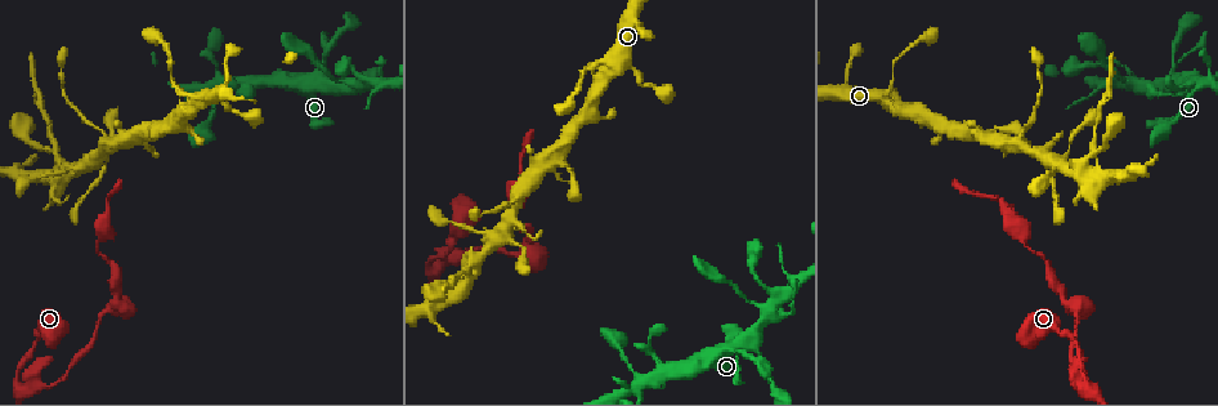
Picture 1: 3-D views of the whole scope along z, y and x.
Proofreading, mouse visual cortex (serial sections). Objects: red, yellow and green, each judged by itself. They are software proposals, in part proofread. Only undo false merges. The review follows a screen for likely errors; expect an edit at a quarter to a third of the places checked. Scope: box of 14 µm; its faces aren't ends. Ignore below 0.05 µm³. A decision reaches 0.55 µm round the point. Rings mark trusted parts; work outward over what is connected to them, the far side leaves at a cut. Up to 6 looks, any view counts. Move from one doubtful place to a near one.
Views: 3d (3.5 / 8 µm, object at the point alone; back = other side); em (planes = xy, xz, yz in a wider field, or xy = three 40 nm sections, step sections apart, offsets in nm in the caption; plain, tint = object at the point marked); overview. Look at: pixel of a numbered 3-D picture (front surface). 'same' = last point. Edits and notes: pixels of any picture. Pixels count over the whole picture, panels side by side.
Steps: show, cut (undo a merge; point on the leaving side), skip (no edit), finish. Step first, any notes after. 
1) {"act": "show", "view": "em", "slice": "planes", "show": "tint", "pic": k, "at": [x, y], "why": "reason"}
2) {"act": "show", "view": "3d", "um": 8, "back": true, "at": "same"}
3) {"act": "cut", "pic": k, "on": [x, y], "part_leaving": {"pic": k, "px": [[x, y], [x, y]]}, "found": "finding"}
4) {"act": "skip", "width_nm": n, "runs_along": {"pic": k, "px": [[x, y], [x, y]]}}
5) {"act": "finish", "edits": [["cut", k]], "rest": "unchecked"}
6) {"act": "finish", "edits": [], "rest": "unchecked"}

{"act": "show", "view": "3d", "um": 3.5, "pic": 1, "at": [106, 141], "why": "three arms meet"}

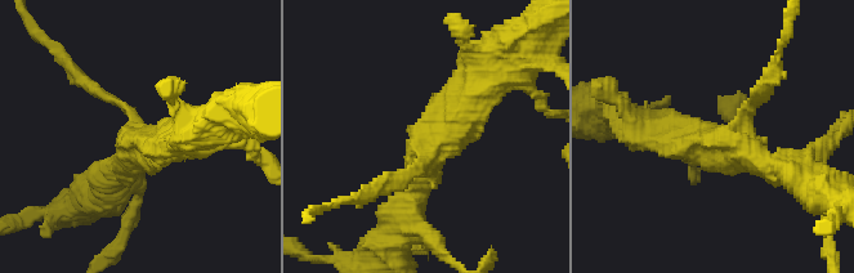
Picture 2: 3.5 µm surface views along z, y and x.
{"act": "show", "view": "em", "slice": "xy", "step": 1, "show": "tint", "pic": 2, "at": [431, 159], "arms": 3, "arm_widths_nm": [150, 400, 500]}

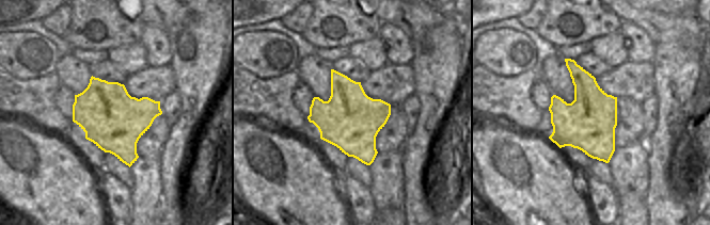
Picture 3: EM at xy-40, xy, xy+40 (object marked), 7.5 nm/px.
{"act": "skip", "width_nm": 460, "runs_along": {"pic": 2, "px": [[481, 92], [425, 160], [402, 227]]}, "found": "all the same cell"}

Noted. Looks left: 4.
{"act": "show", "view": "3d", "um": 3.5, "back": true, "pic": 1, "at": [477, 262], "why": "abrupt turn"}

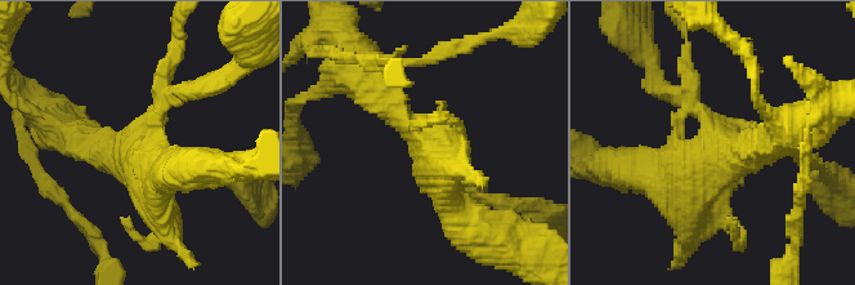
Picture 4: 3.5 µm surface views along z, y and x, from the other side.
{"act": "show", "view": "em", "slice": "xy", "step": 5, "show": "tint", "pic": 4, "at": [426, 136], "arms": 3, "arm_widths_nm": [200, 450, 500]}

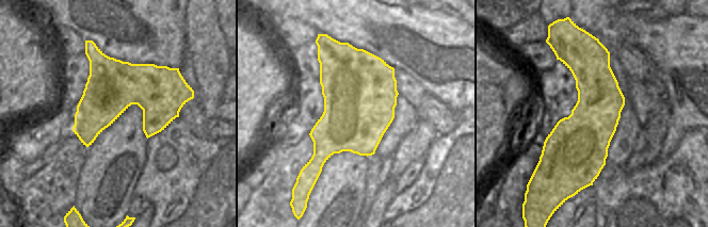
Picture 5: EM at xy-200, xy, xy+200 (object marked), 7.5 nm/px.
{"act": "skip", "width_nm": 550, "runs_along": {"pic": 4, "px": [[361, 79], [424, 136], [448, 195]]}, "found": "one cell here"}

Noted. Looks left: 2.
{"act": "show", "view": "3d", "um": 3.5, "pic": 1, "at": [117, 308], "why": "calibre changes"}

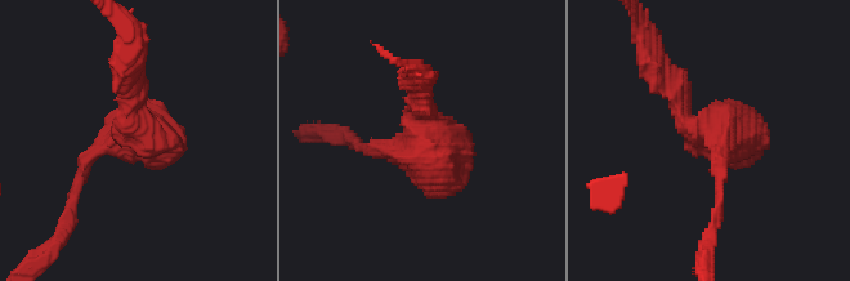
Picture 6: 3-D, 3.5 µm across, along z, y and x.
{"act": "show", "view": "em", "slice": "planes", "show": "tint", "pic": 6, "at": [129, 131]}

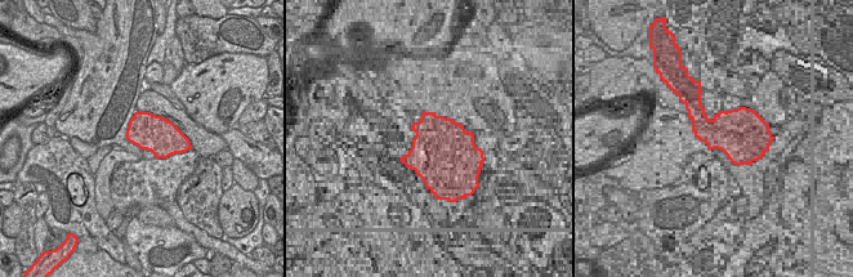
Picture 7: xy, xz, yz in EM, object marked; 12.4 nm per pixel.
{"act": "skip", "found": "all the same cell"}

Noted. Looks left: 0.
{"act": "finish", "edits": [], "rest": "unchecked"}

